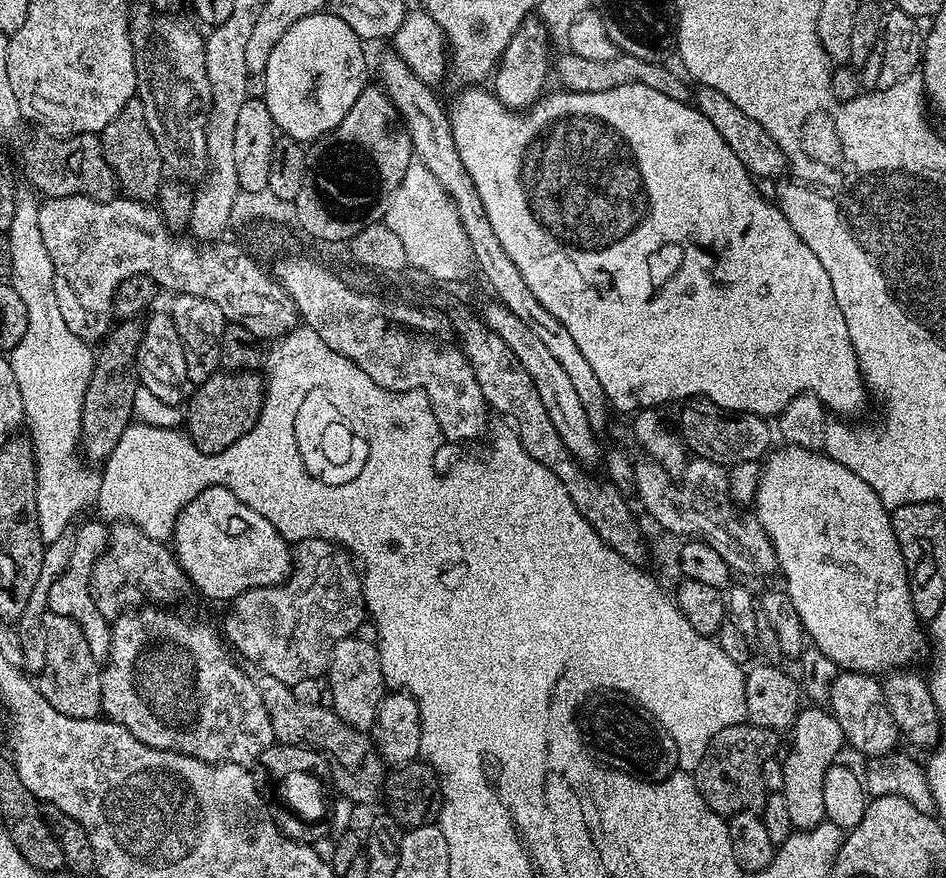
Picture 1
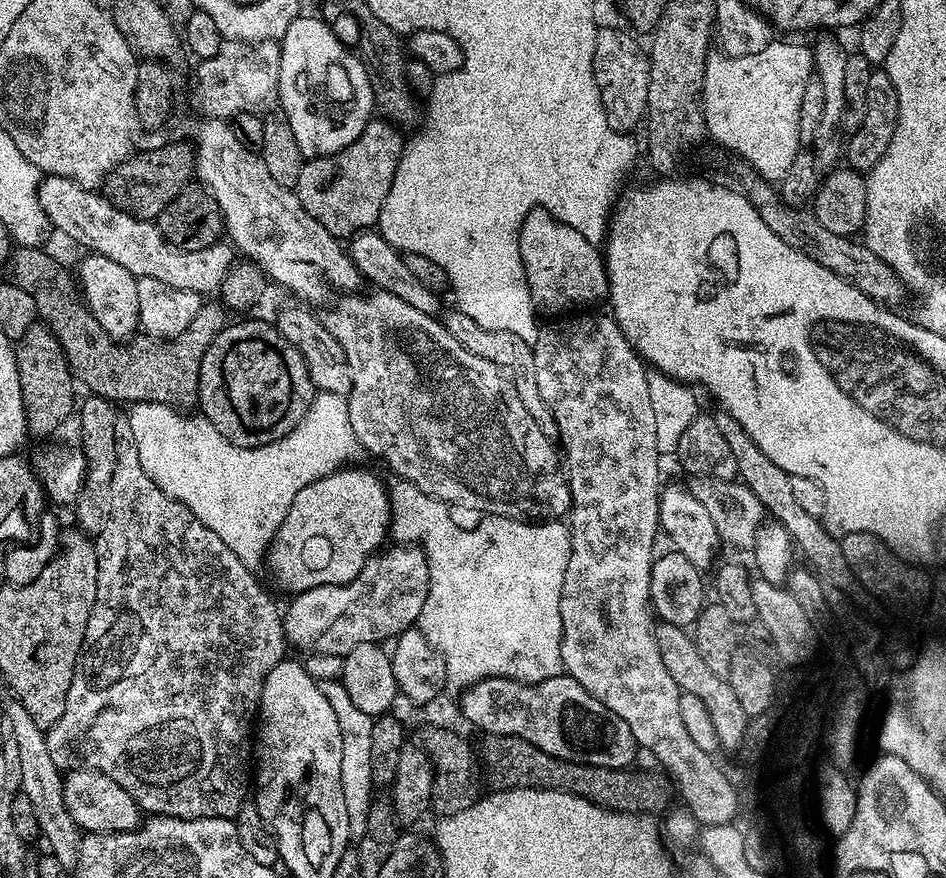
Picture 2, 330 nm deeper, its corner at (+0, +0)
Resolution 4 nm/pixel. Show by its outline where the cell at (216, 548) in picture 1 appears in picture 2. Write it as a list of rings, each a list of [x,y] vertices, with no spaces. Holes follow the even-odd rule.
[[[345,466],[338,472],[331,472],[329,476],[304,484],[302,490],[296,492],[282,526],[278,526],[276,537],[268,548],[266,565],[272,571],[273,578],[288,594],[299,594],[327,584],[350,582],[358,574],[358,570],[366,566],[369,558],[381,551],[385,543],[383,540],[389,539],[392,503],[388,501],[385,481],[380,481],[374,473],[367,472],[364,468],[352,467],[356,466]]]

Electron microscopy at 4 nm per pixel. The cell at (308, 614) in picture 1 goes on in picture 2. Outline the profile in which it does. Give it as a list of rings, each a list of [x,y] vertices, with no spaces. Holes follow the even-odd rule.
[[[392,546],[373,554],[358,570],[358,574],[345,584],[327,584],[311,588],[291,597],[292,605],[283,609],[284,639],[289,645],[301,648],[304,654],[336,655],[345,657],[354,646],[380,644],[413,627],[422,614],[422,602],[428,593],[428,563],[423,547]]]

